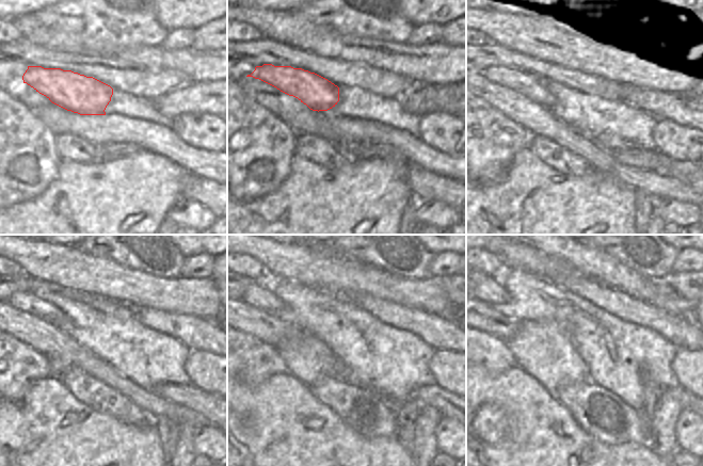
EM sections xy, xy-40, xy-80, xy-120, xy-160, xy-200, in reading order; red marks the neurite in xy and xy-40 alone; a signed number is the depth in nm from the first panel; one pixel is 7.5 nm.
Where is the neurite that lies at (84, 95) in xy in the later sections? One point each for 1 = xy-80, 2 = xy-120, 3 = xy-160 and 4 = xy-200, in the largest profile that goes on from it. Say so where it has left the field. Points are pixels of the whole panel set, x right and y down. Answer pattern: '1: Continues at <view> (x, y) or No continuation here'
1: Continues at xy-80 (542, 87)
2: Continues at xy-120 (28, 302)
3: Continues at xy-160 (256, 295)
4: Continues at xy-200 (488, 289)

